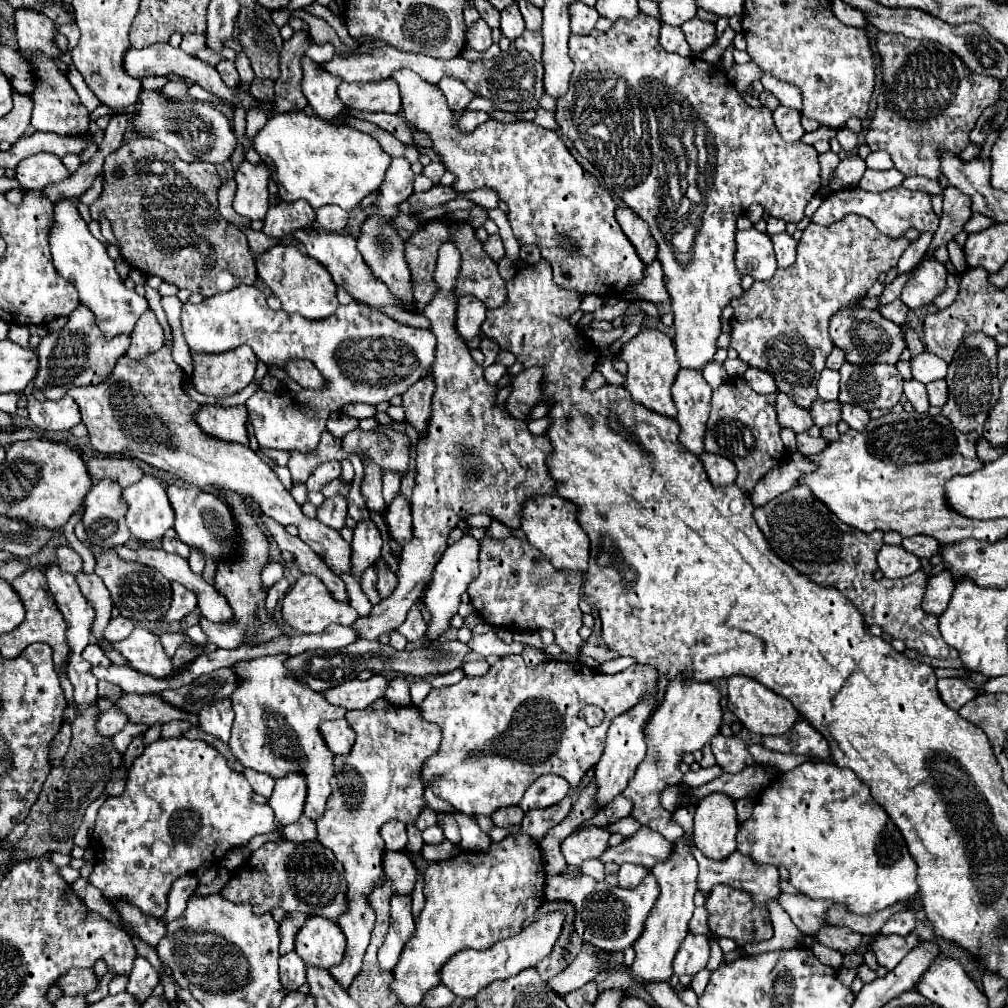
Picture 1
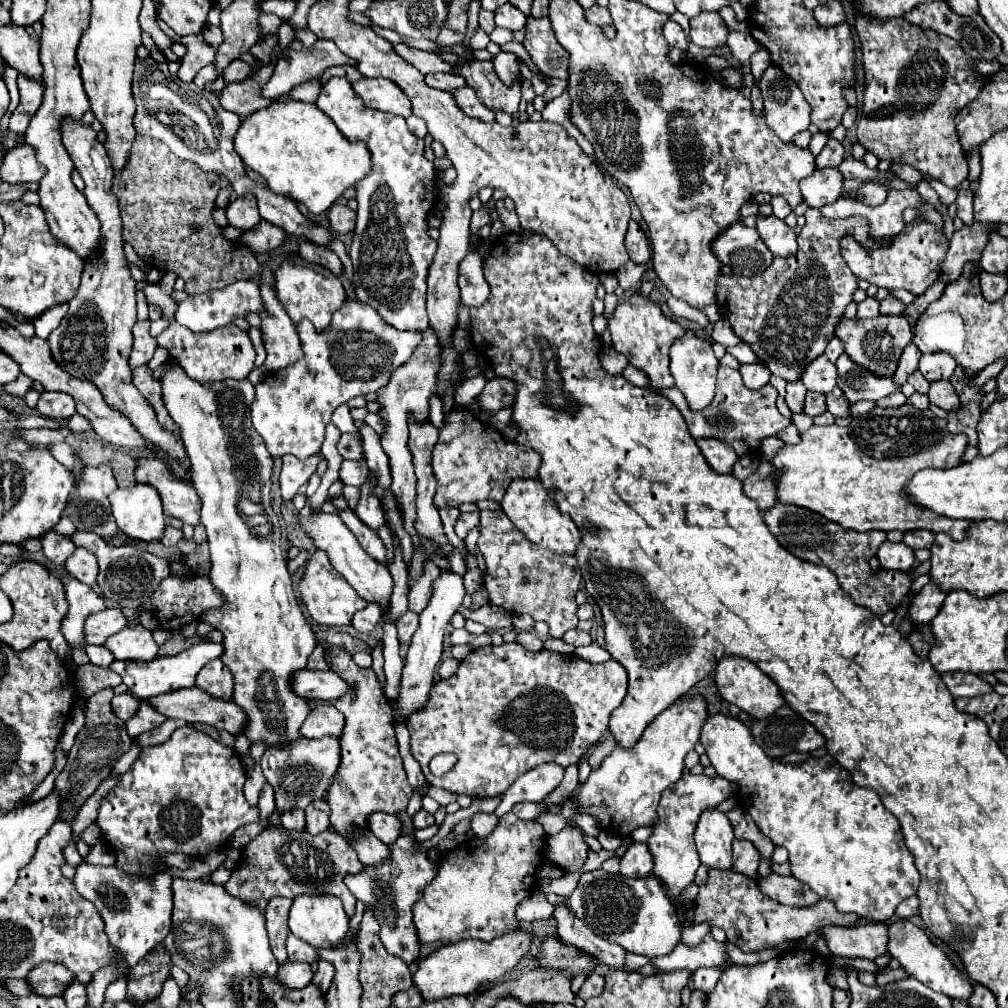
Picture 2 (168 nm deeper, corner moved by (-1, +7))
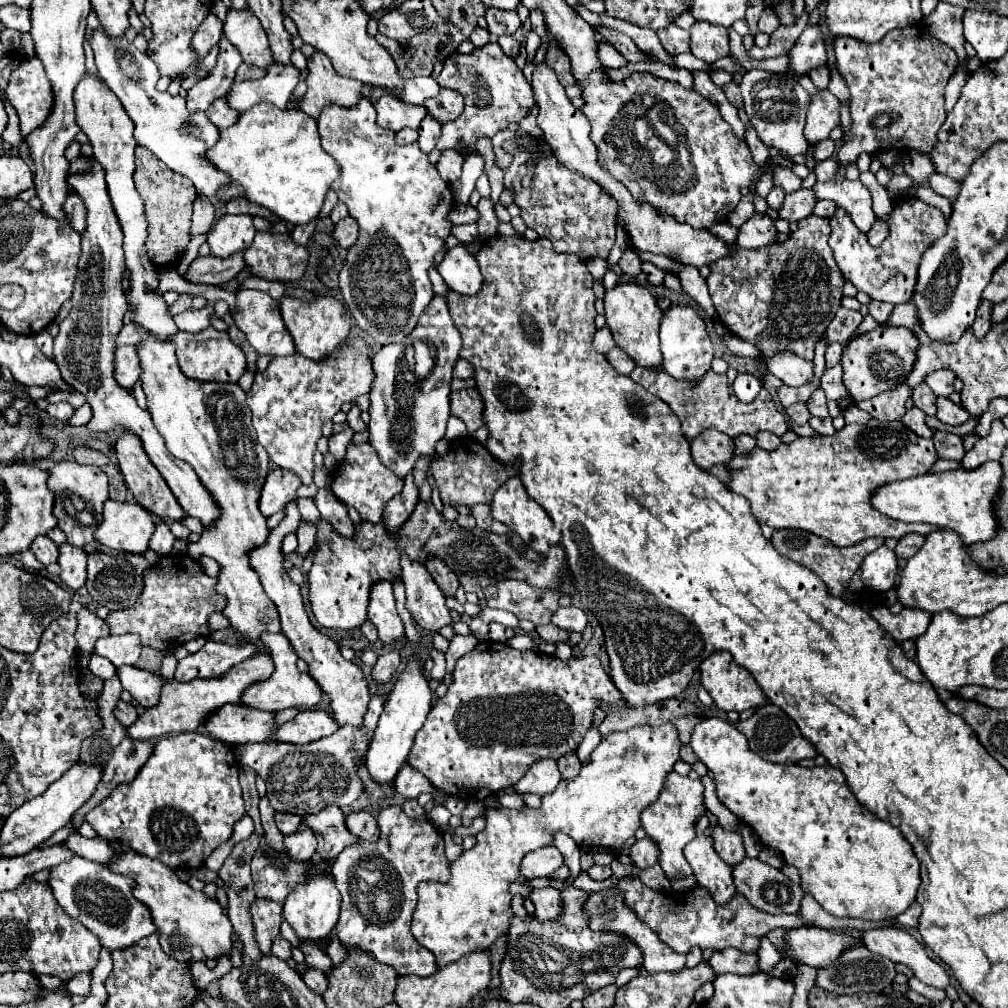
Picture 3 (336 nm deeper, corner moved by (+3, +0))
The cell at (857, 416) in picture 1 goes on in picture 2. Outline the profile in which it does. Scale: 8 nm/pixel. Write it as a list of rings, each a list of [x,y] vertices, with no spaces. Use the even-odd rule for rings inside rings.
[[[835,387],[829,395],[827,395],[827,411],[835,417],[851,417],[849,411],[851,403],[847,401],[847,397],[843,397],[843,391],[839,387]]]

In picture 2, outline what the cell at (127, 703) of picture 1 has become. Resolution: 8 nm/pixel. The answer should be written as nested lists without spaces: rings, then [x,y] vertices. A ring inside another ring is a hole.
[[[199,687],[169,691],[167,695],[147,699],[147,703],[151,703],[165,717],[183,719],[187,723],[207,723],[233,735],[237,735],[245,723],[245,713],[235,707],[233,701],[215,699]]]

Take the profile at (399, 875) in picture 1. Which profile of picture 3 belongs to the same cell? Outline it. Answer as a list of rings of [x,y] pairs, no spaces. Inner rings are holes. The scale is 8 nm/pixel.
[[[327,806],[317,814],[309,814],[303,822],[313,830],[317,838],[317,854],[325,860],[335,860],[345,846],[355,842],[345,826],[345,814],[337,806]]]

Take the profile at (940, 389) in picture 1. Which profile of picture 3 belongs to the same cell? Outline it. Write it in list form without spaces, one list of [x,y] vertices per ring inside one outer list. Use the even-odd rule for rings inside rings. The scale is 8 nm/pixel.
[[[937,398],[937,418],[947,426],[961,426],[969,420],[969,414],[949,398]]]

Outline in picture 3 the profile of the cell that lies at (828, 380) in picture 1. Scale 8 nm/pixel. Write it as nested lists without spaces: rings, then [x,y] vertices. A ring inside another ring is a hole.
[[[783,350],[767,358],[765,366],[771,374],[781,378],[787,386],[801,386],[809,382],[813,376],[813,362],[807,362],[799,358],[797,354],[791,354],[789,350]]]

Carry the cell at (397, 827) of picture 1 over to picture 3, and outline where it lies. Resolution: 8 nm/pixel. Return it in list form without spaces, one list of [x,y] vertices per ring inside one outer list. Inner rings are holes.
[[[349,812],[345,816],[345,826],[351,834],[355,834],[361,840],[367,842],[375,842],[379,838],[379,826],[375,816],[371,816],[369,812]]]

